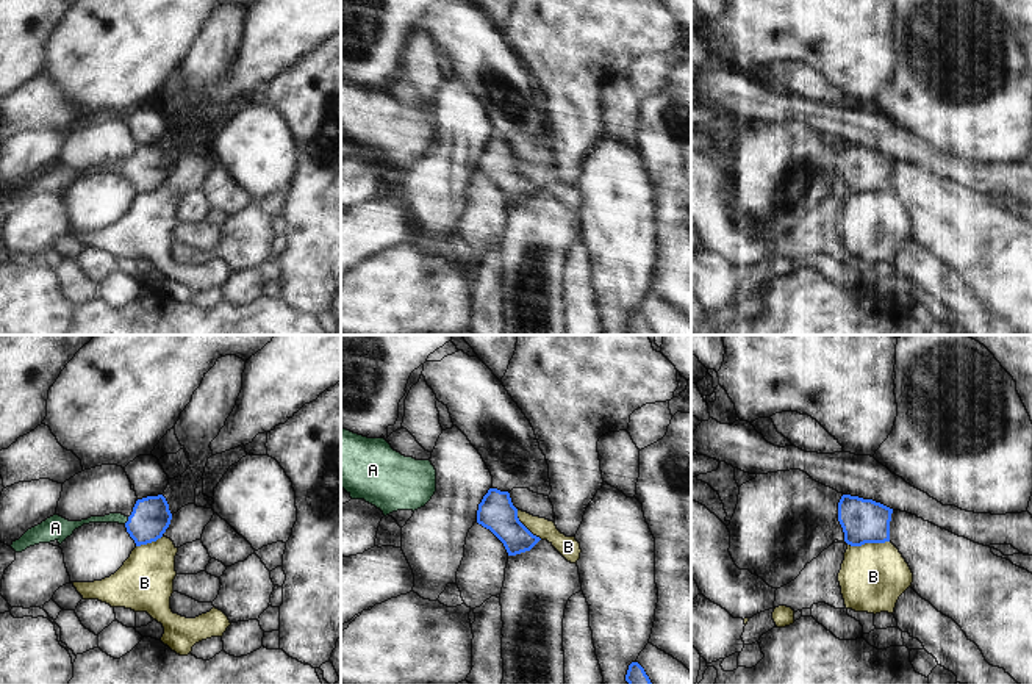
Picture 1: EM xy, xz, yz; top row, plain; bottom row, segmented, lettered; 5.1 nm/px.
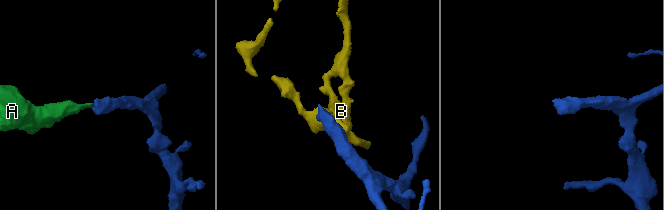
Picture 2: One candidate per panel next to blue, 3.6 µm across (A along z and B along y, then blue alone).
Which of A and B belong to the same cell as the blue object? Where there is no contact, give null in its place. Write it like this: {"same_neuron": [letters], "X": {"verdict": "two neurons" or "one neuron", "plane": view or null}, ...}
{"same_neuron": ["A"], "A": {"verdict": "one neuron", "plane": "xy"}, "B": {"verdict": "two neurons", "plane": "yz"}}

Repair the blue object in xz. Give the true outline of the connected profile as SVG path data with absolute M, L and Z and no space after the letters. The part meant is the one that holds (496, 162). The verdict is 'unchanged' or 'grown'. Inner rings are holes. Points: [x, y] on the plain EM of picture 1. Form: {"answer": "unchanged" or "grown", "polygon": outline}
{"answer": "unchanged", "polygon": "M489 138L478 153L477 172L503 193L508 205L530 200L541 189L519 171L510 142L497 138Z"}

